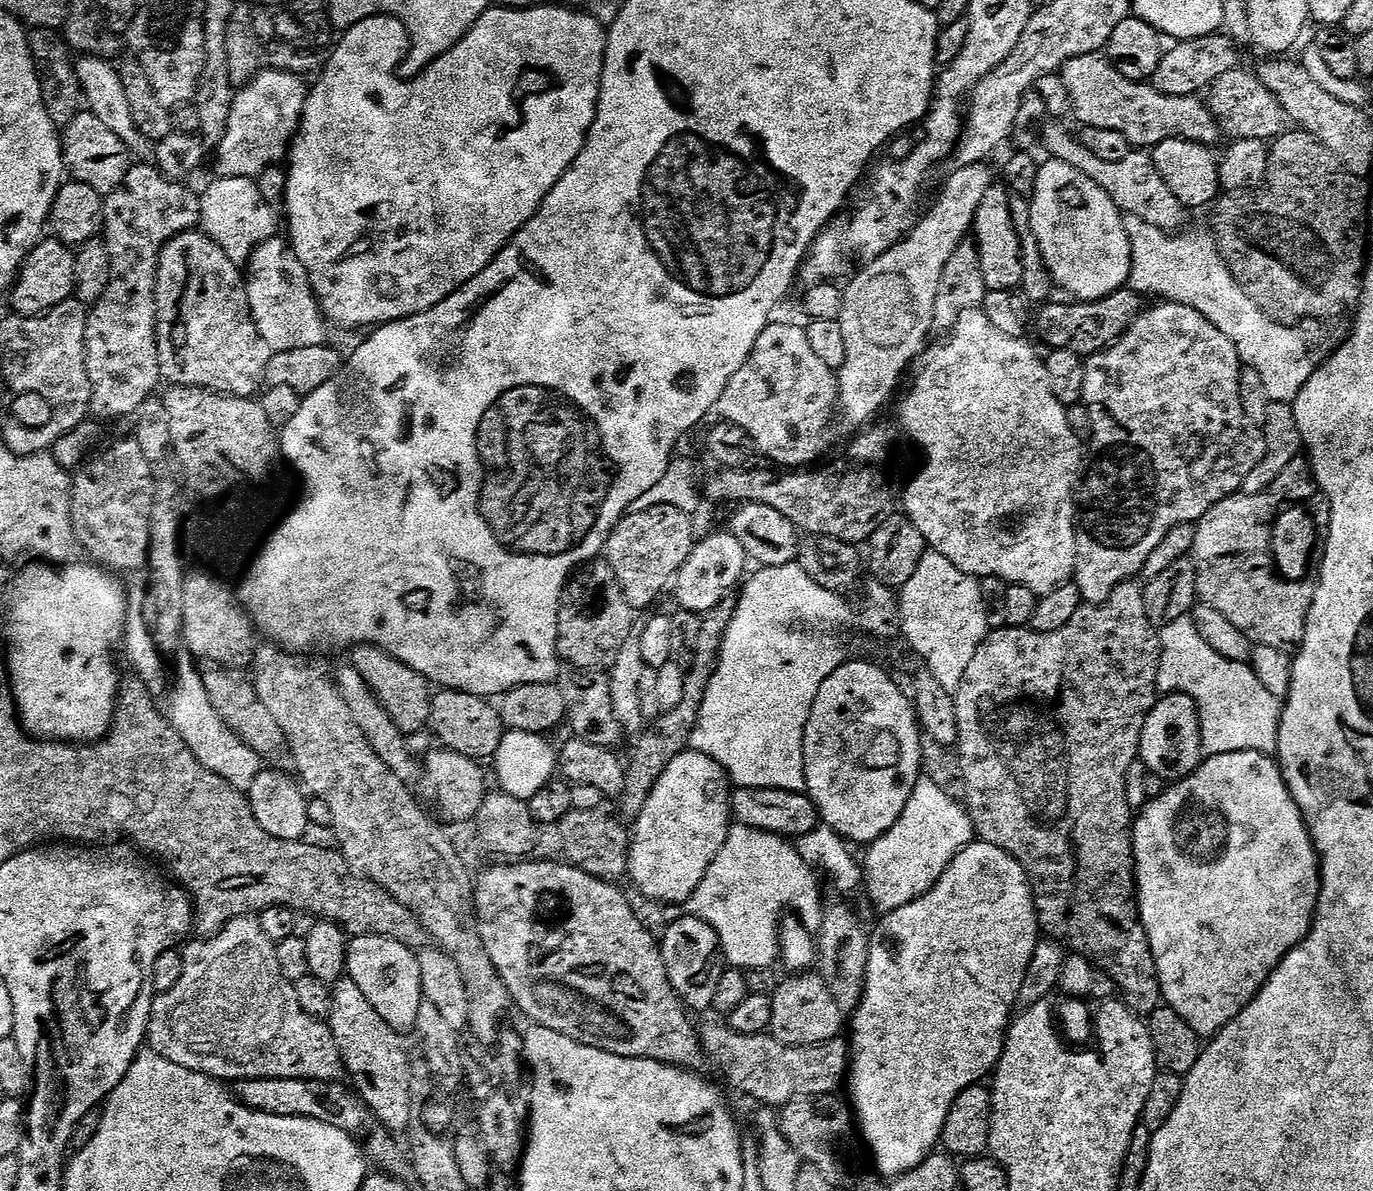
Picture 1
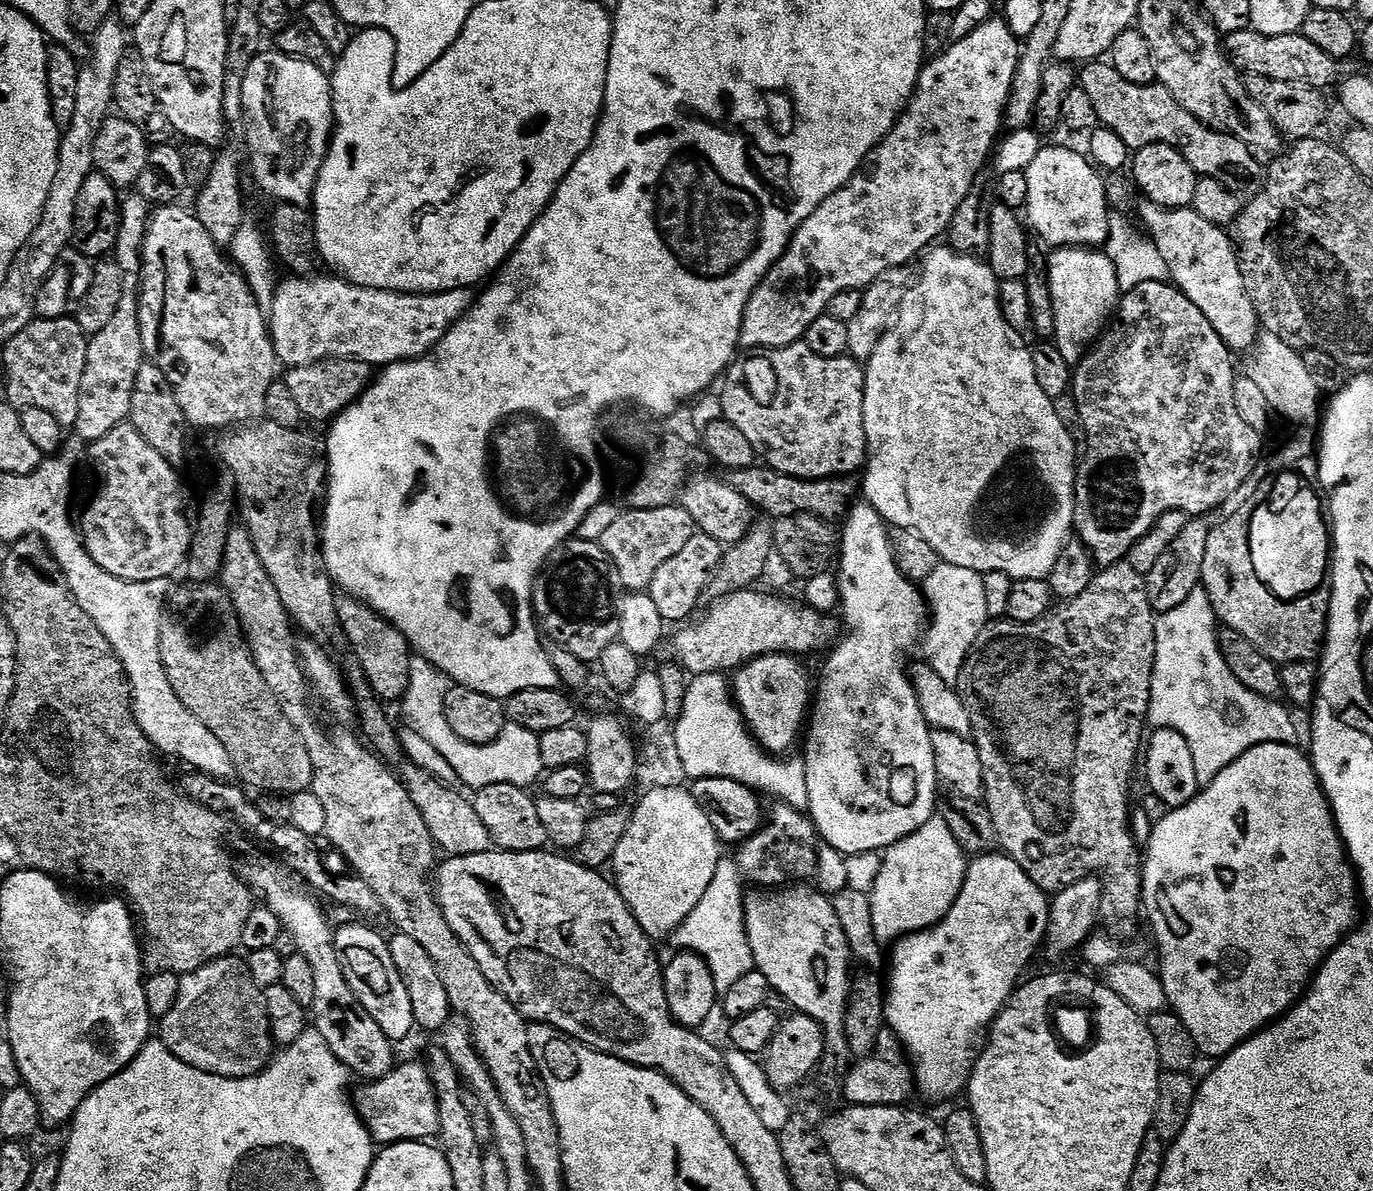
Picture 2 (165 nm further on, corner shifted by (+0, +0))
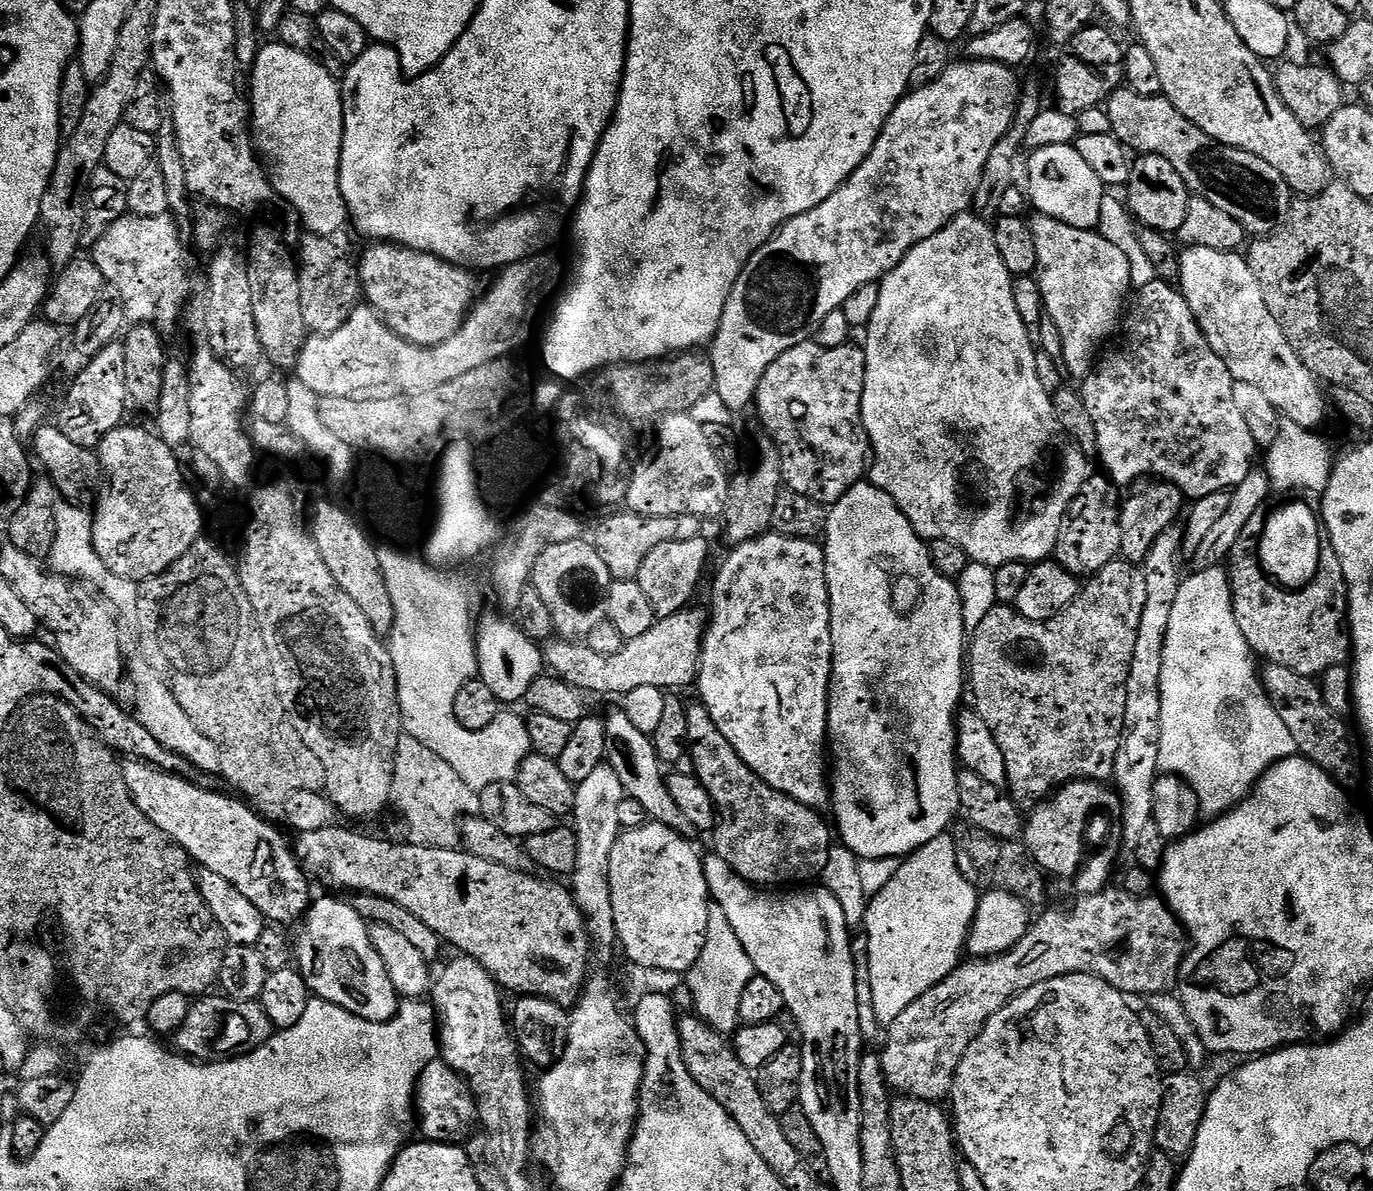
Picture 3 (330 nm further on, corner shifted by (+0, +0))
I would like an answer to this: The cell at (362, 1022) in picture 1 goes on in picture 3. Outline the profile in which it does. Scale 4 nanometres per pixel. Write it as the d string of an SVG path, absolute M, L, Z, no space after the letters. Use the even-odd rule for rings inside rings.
M128 758L122 767L126 786L138 810L142 810L158 830L182 846L182 850L186 850L188 857L201 869L226 878L230 886L238 886L238 890L242 890L242 894L262 910L265 921L285 926L296 919L297 923L307 913L314 899L314 893L308 889L309 877L300 867L289 841L287 844L283 834L274 825L267 824L256 813L259 811L255 807L235 795L207 792L199 788L199 783L155 768L145 760Z

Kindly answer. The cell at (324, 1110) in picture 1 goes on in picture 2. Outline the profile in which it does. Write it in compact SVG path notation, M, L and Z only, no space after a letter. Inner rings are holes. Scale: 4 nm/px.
M397 1063L386 1075L365 1083L354 1092L357 1115L377 1145L387 1146L403 1140L427 1141L439 1133L439 1102L429 1069L423 1063ZM421 1064L421 1065L420 1065ZM432 1136L432 1137L428 1137Z

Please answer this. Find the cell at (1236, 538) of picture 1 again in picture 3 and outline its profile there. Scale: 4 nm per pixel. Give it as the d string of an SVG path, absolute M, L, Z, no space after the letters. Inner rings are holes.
M1263 511L1255 512L1250 517L1246 530L1242 530L1240 540L1234 542L1232 547L1232 568L1229 567L1227 573L1228 579L1232 582L1232 609L1236 621L1246 642L1261 661L1278 666L1290 666L1290 670L1298 674L1319 678L1332 666L1348 664L1352 655L1352 633L1348 622L1348 583L1342 570L1342 562L1338 562L1338 554L1331 546L1325 547L1320 569L1308 585L1295 590L1280 587L1275 580L1266 578L1265 570L1261 568L1260 539L1263 537L1265 521Z

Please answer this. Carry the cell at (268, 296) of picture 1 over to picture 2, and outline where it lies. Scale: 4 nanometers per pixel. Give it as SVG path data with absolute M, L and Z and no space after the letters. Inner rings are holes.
M292 274L287 277L289 280L281 279L277 283L274 306L270 313L270 335L276 359L281 365L297 368L329 358L361 360L373 366L416 360L420 356L429 355L434 345L474 303L473 293L466 288L455 288L449 292L426 292L423 296L416 296L413 292L360 288L357 284L349 284L343 278L332 276Z

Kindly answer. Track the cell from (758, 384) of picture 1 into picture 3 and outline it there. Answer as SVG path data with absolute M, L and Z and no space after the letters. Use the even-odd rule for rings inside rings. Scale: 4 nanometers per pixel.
M805 342L794 346L790 350L783 352L779 358L766 370L766 374L762 378L762 382L756 391L754 401L754 409L760 415L763 431L772 437L776 449L780 452L780 475L783 483L786 485L787 491L797 492L798 494L806 494L806 498L814 498L814 502L831 506L843 498L850 489L861 483L865 479L866 473L870 468L870 445L868 442L868 431L864 425L862 418L862 394L864 393L864 383L866 382L866 354L863 347L857 346L855 343L849 342L842 346L834 346L827 348L826 346L818 346L814 342Z

